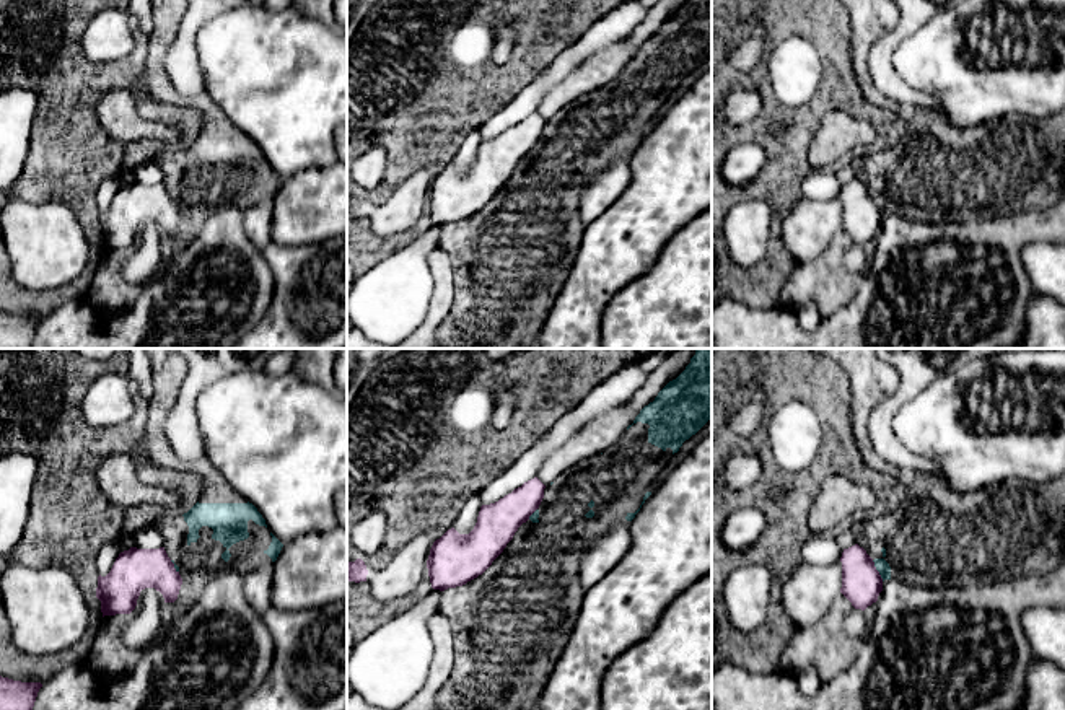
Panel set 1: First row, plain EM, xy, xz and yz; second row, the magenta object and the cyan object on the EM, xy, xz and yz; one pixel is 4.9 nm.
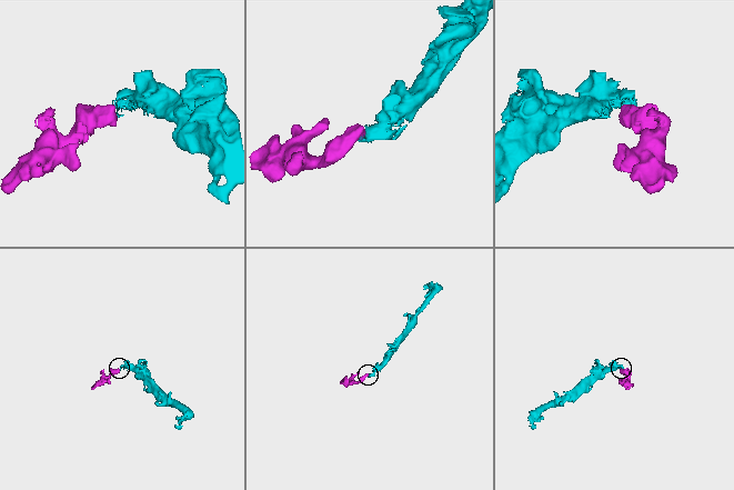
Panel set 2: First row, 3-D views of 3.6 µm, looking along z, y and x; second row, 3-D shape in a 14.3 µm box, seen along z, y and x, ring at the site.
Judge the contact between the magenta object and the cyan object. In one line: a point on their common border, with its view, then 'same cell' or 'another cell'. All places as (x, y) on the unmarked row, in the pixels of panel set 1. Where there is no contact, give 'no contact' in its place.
yz (876, 205) | another cell

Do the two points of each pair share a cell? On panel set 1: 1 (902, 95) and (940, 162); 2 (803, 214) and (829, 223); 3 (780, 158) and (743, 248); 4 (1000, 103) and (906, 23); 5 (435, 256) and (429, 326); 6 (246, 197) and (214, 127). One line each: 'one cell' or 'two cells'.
1: two cells
2: one cell
3: two cells
4: two cells
5: one cell
6: one cell

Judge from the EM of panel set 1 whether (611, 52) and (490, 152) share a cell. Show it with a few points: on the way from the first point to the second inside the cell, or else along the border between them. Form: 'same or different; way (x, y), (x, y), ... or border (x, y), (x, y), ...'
same; way (582, 80), (569, 88), (520, 137)

